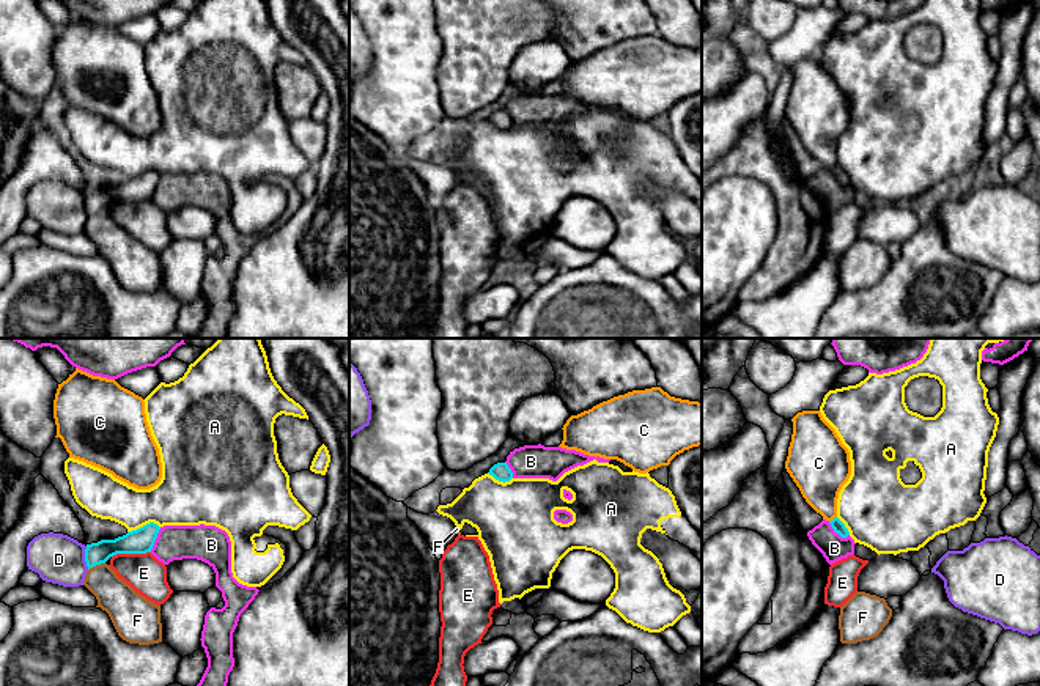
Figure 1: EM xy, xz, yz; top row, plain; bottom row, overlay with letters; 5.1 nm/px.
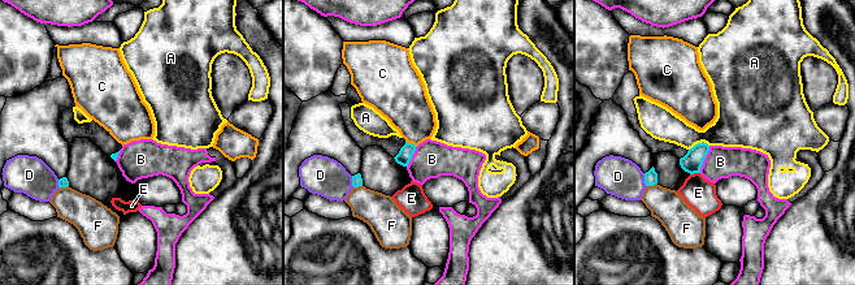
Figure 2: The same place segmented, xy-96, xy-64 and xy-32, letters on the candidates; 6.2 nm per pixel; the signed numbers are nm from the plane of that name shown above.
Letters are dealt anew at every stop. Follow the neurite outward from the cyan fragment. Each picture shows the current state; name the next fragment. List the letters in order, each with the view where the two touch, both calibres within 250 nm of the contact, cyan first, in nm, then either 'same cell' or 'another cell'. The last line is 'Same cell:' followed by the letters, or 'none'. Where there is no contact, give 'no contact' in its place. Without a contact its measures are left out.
A: xy | 130/280 nm | another cell
B: yz | 70/140 nm | another cell
C: yz | 70/260 nm | another cell
D: xy | 110/260 nm | another cell
E: xy | 130/190 nm | another cell
F: xy | 130/190 nm | another cell
Same cell: none

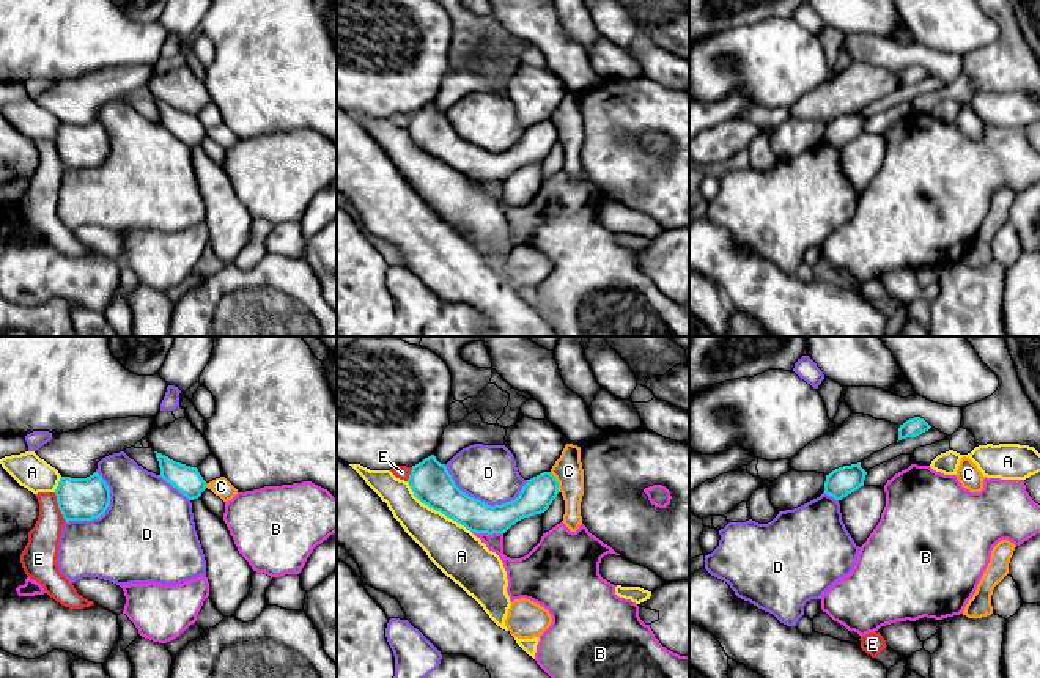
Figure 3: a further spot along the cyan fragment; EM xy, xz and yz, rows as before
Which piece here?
A: xz | 200/240 nm | another cell
B: xz | 160/140 nm | another cell
C: xz | 170/150 nm | another cell
D: xz | 190/280 nm | another cell
E: xy | 220/170 nm | another cell
Same cell: none

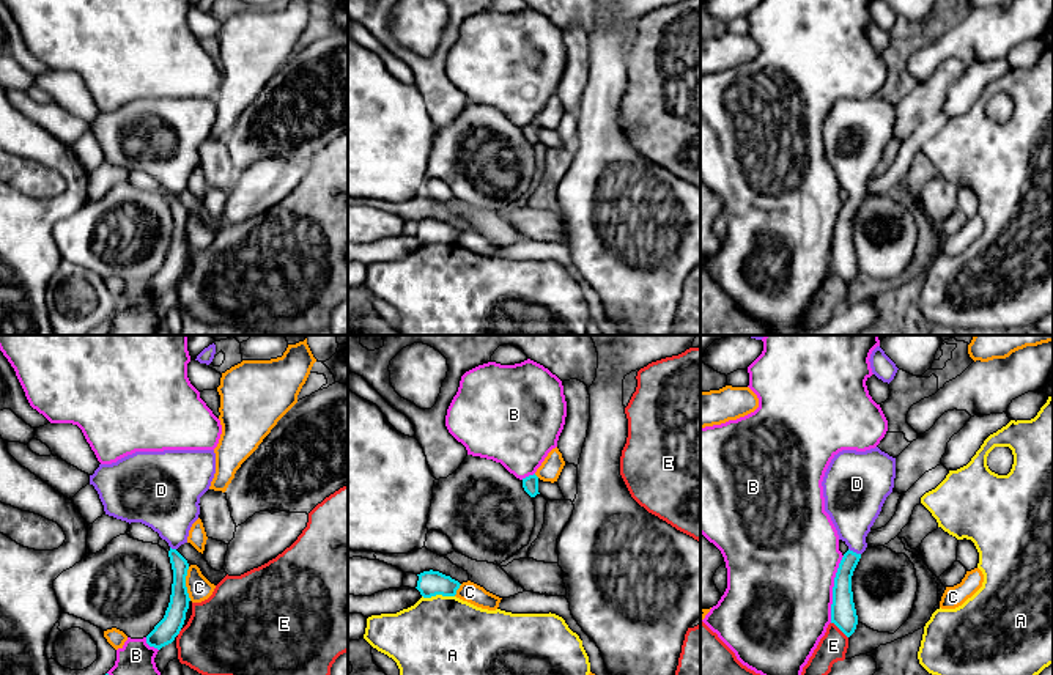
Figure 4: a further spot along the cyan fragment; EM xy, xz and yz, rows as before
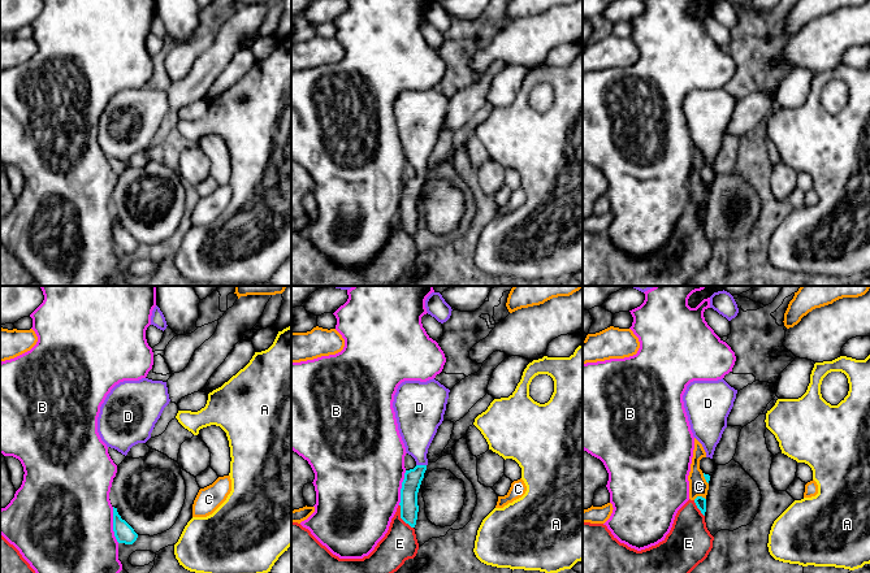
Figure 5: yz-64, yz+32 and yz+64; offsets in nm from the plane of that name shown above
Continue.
A: xz | 130/480 nm | another cell
B: yz | 130/500 nm | another cell
C: xy | 110/120 nm | another cell
D: yz | 110/280 nm | same cell
E: yz | 130/150 nm | another cell
Same cell: D

